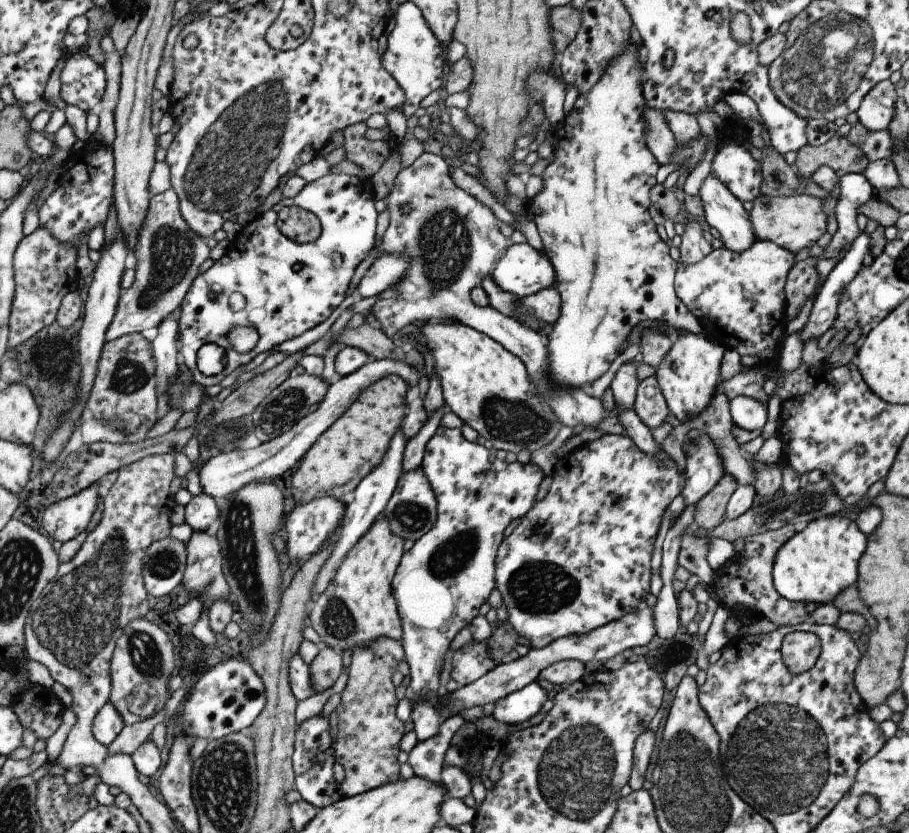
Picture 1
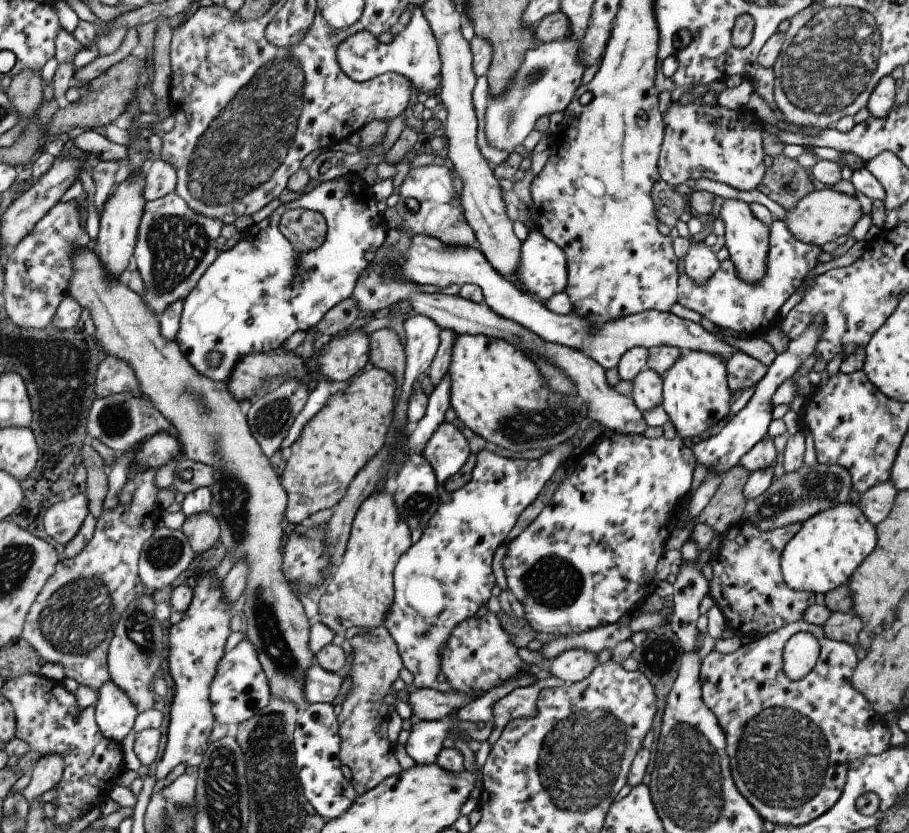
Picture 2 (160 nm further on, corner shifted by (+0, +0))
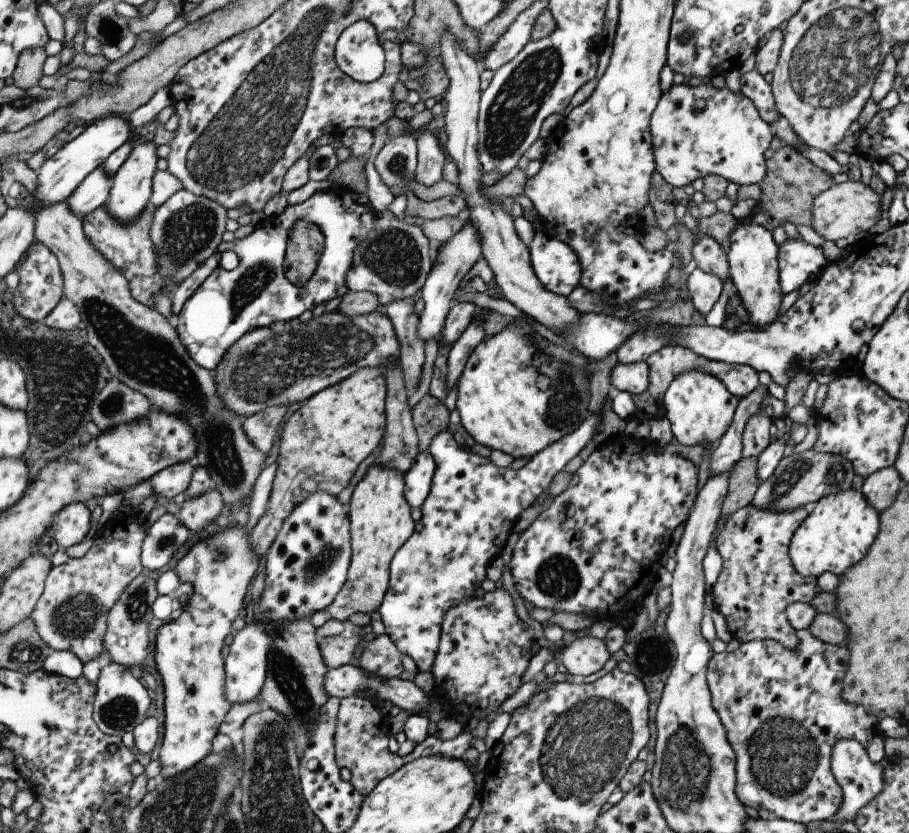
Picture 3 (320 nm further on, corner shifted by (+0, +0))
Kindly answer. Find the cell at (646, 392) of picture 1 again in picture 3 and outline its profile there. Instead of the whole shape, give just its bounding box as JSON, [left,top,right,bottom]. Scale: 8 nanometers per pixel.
[610,361,648,395]

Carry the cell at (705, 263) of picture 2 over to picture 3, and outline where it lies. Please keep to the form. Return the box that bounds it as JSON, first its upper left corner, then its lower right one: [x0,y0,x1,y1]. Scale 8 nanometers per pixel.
[686,266,723,316]

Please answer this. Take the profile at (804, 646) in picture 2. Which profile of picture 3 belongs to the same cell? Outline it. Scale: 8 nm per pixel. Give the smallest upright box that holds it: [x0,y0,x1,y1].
[710,503,816,649]

